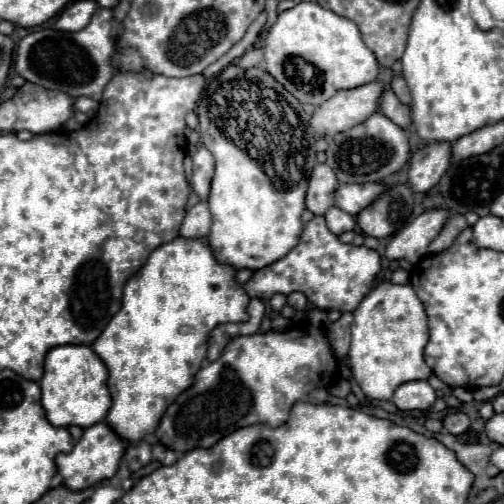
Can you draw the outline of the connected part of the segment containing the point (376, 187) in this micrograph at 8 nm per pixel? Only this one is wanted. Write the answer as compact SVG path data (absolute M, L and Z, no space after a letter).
M354 183L354 185L340 185L336 189L336 205L350 215L358 215L358 211L366 209L378 195L386 191L382 183Z

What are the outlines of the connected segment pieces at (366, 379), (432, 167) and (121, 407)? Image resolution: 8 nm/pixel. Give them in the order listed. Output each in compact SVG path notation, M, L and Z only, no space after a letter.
M380 283L374 287L366 299L358 305L354 311L354 323L352 323L352 343L348 351L352 375L358 381L360 389L370 399L392 399L398 385L416 381L416 379L428 379L432 375L432 369L424 361L424 345L428 343L428 317L424 311L422 301L414 293L410 285L392 285L392 283Z
M428 143L416 153L412 153L408 169L410 187L418 193L426 193L428 189L432 189L448 169L450 159L452 159L450 143Z
M176 237L150 253L146 263L124 285L120 311L110 319L106 331L92 343L92 349L108 367L112 409L106 415L106 423L116 435L136 443L154 431L154 425L160 423L166 407L194 381L194 375L206 359L210 331L222 323L246 321L248 301L250 297L242 291L242 283L236 281L236 269L216 261L208 239Z

